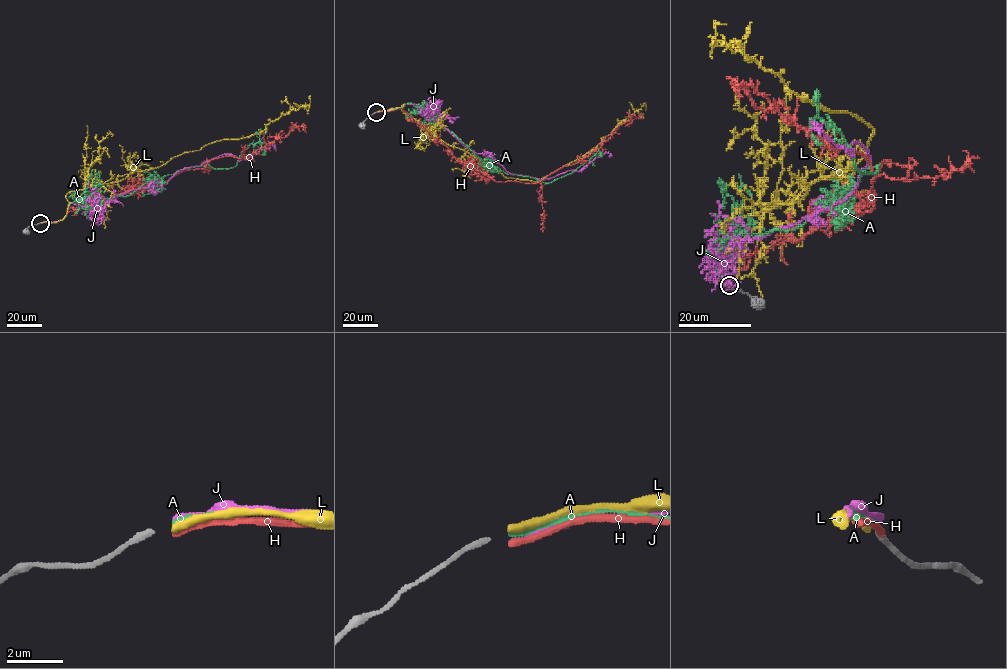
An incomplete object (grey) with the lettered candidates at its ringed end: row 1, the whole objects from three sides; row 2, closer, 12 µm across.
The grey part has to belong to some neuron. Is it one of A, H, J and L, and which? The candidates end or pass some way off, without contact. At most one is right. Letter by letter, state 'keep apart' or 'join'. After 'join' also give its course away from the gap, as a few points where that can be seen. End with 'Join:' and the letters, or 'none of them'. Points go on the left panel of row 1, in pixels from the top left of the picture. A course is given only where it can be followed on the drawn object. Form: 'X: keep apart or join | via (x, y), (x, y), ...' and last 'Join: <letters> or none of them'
A: join | via (41, 222), (62, 220), (73, 202), (127, 196), (188, 168), (230, 168), (250, 144), (261, 143), (265, 155)
H: keep apart
J: keep apart
L: keep apart
Join: A

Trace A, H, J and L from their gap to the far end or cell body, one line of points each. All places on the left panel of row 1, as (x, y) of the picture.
A: (41, 222), (62, 220), (73, 202), (127, 196), (188, 168), (230, 168), (250, 144), (261, 143), (265, 155)
H: (41, 223), (57, 222), (70, 210), (98, 200), (164, 184), (211, 160), (241, 158), (297, 126), (306, 132)
J: (41, 222), (62, 220), (70, 203), (94, 207), (225, 154), (240, 159), (270, 146), (276, 151)
L: (41, 223), (61, 220), (70, 192), (123, 179), (222, 139), (259, 134), (282, 114), (306, 107), (310, 97)

